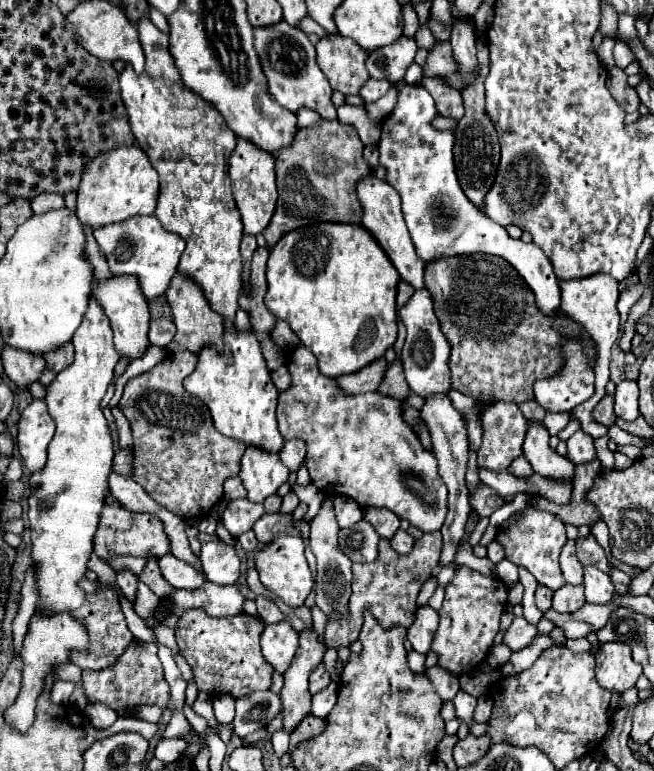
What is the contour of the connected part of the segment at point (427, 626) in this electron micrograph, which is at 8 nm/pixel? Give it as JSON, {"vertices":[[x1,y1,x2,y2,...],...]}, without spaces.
{"vertices":[[429,605,417,609,417,619,407,629,407,639,411,641,411,647,417,653,427,653,429,651,433,635,437,631,437,625,439,625,439,615,437,615,435,609,431,609]]}

